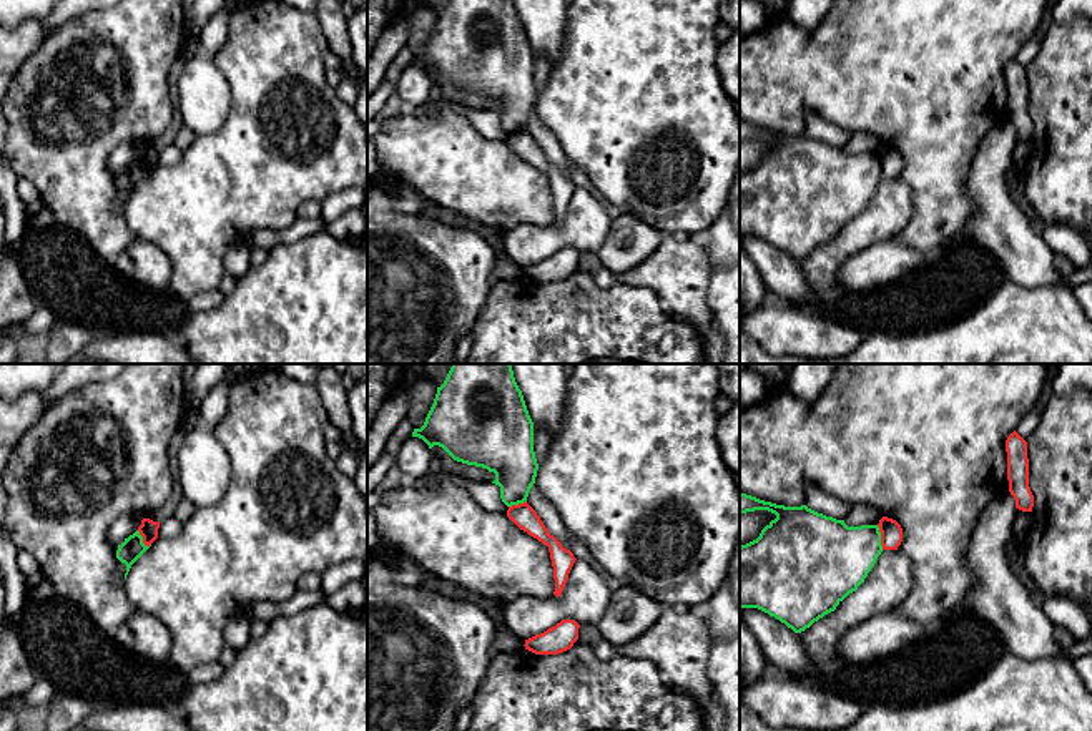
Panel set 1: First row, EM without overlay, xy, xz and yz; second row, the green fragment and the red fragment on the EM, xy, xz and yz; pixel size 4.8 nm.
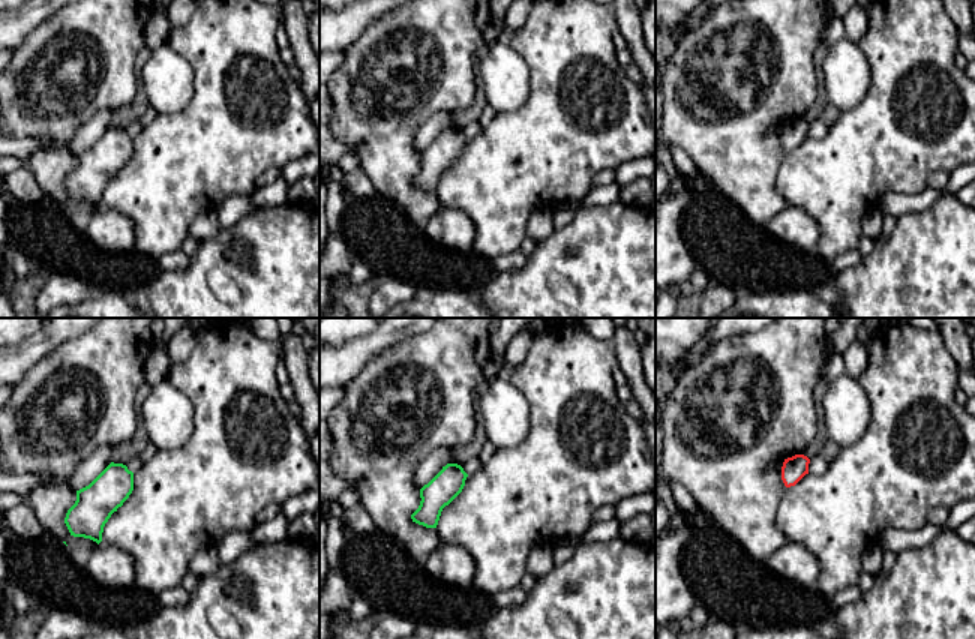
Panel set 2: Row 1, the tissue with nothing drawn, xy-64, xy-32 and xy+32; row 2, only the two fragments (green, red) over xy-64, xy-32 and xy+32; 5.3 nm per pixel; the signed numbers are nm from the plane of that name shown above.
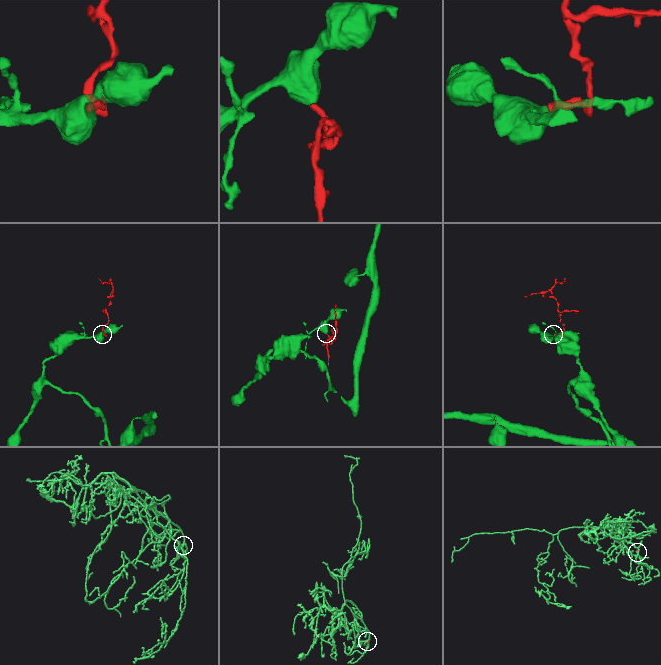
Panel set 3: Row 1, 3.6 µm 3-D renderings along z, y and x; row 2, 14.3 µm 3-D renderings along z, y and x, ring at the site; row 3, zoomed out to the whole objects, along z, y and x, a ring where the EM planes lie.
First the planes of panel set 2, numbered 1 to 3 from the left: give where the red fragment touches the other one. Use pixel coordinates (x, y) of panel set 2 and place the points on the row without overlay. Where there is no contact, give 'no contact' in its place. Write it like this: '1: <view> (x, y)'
1: no contact
2: no contact
3: no contact

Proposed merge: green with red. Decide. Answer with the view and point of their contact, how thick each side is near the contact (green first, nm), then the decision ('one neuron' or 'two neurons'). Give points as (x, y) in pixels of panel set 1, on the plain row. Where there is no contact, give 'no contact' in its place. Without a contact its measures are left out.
contact yz (880, 165); calibres 360 and 110 nm; two neurons

